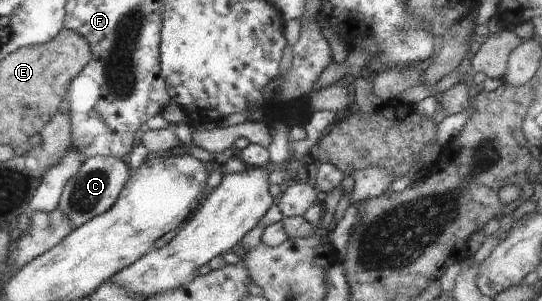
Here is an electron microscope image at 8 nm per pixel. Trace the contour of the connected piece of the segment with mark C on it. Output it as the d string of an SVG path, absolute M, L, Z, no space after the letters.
M105 156L86 158L76 175L66 181L58 209L74 228L78 228L86 221L108 212L115 205L122 189L127 185L129 175L125 159Z

